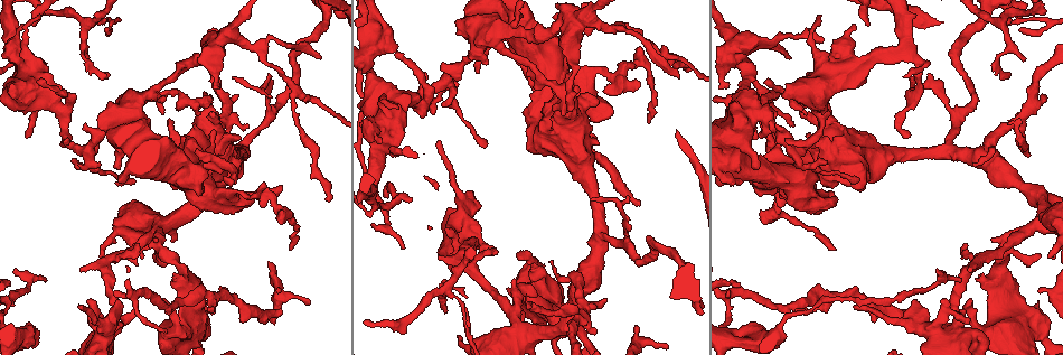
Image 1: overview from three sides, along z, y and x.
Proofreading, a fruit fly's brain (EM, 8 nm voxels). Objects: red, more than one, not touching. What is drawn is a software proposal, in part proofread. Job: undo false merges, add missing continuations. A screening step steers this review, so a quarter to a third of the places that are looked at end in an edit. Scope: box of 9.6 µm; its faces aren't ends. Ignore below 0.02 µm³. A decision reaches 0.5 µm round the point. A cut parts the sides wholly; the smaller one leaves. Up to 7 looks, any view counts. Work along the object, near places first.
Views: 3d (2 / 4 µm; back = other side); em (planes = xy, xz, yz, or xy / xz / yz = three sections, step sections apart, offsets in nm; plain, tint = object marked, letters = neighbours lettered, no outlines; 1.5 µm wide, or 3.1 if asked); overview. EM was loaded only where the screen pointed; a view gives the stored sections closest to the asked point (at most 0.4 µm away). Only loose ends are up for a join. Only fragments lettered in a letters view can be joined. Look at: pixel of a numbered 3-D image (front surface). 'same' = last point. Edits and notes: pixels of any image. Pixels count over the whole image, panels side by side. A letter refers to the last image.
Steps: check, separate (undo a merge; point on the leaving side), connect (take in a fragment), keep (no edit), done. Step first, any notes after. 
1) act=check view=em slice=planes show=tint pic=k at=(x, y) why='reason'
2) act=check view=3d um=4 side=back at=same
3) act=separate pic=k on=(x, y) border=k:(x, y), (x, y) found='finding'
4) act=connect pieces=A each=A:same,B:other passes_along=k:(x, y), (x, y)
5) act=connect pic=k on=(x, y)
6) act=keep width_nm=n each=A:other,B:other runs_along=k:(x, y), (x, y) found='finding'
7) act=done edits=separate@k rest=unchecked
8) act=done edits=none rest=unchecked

act=check view=3d um=2 pic=1 at=(293, 92) why='arms part here'

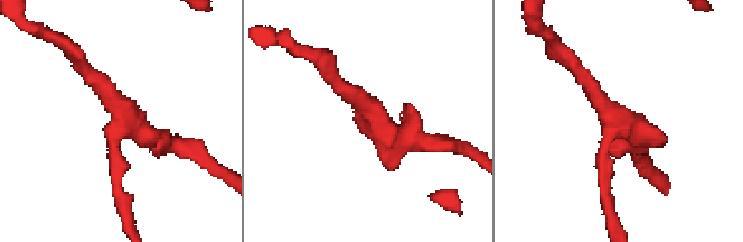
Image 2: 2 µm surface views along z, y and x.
act=check view=em slice=planes show=tint pic=2 at=(371, 116) arms=3

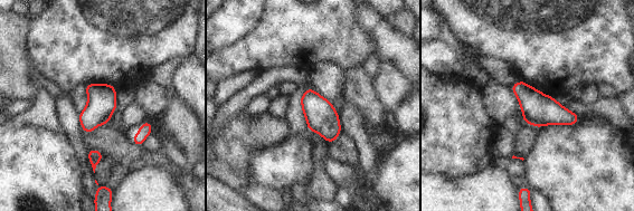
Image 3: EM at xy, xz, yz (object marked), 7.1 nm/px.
act=check view=em slice=planes show=letters at=same why='see the neighbours'

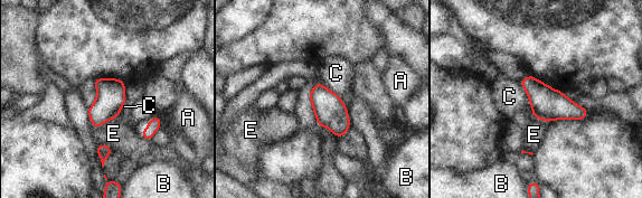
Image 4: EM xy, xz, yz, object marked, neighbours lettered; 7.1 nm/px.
act=keep width_nm=200 each=A:other,B:other,C:other,E:other border=4:(519, 82), (526, 92), (531, 114) found='all the same cell'

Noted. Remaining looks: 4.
act=check view=em slice=yz step=8 show=tint pic=1 at=(956, 324) why='sudden change in width'

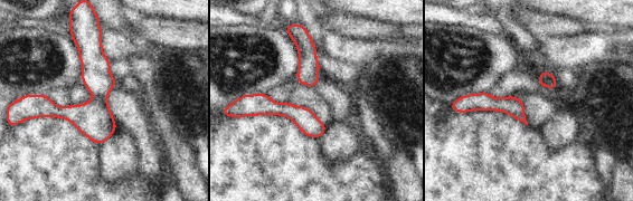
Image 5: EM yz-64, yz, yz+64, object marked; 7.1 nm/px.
act=check view=em slice=planes show=letters at=same why='cut it another way'

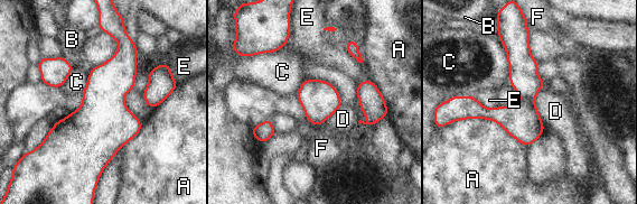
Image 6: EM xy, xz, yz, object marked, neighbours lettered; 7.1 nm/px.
act=keep each=A:other,B:other,C:other,D:other,E:other,F:other runs_along=6:(512, 39), (526, 82), (527, 142) found='one cell here'

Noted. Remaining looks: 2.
act=check view=em um=3.1 slice=xz step=8 show=tint pic=1 at=(85, 23) why='sudden change in width'

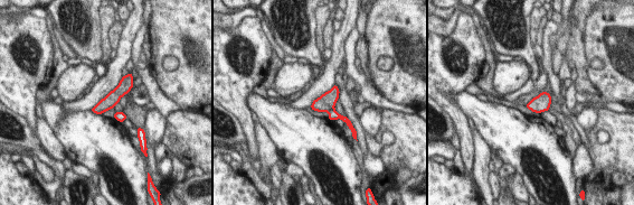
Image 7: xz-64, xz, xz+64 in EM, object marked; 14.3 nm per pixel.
act=check view=em um=3.1 slice=xz step=8 show=letters at=same why='see the neighbours'

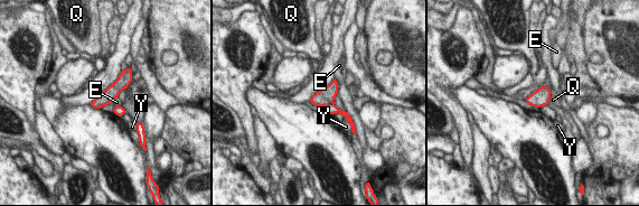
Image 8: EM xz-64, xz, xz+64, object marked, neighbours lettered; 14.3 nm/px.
act=separate pic=8 on=(325, 96) each=E:other,Q:other,Y:other border=8:(332, 102), (327, 105) found='two cells meet here'

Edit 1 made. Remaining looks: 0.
act=done edits=separate@8 rest=unchecked

